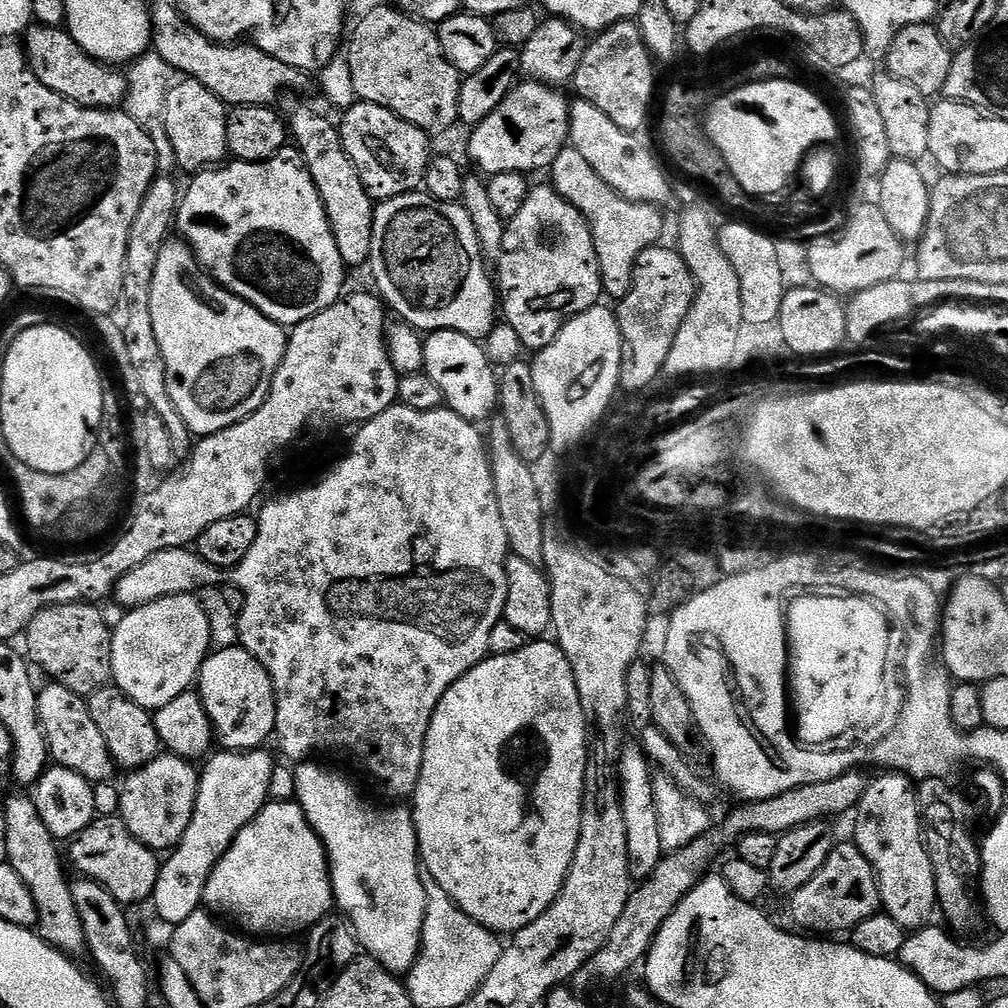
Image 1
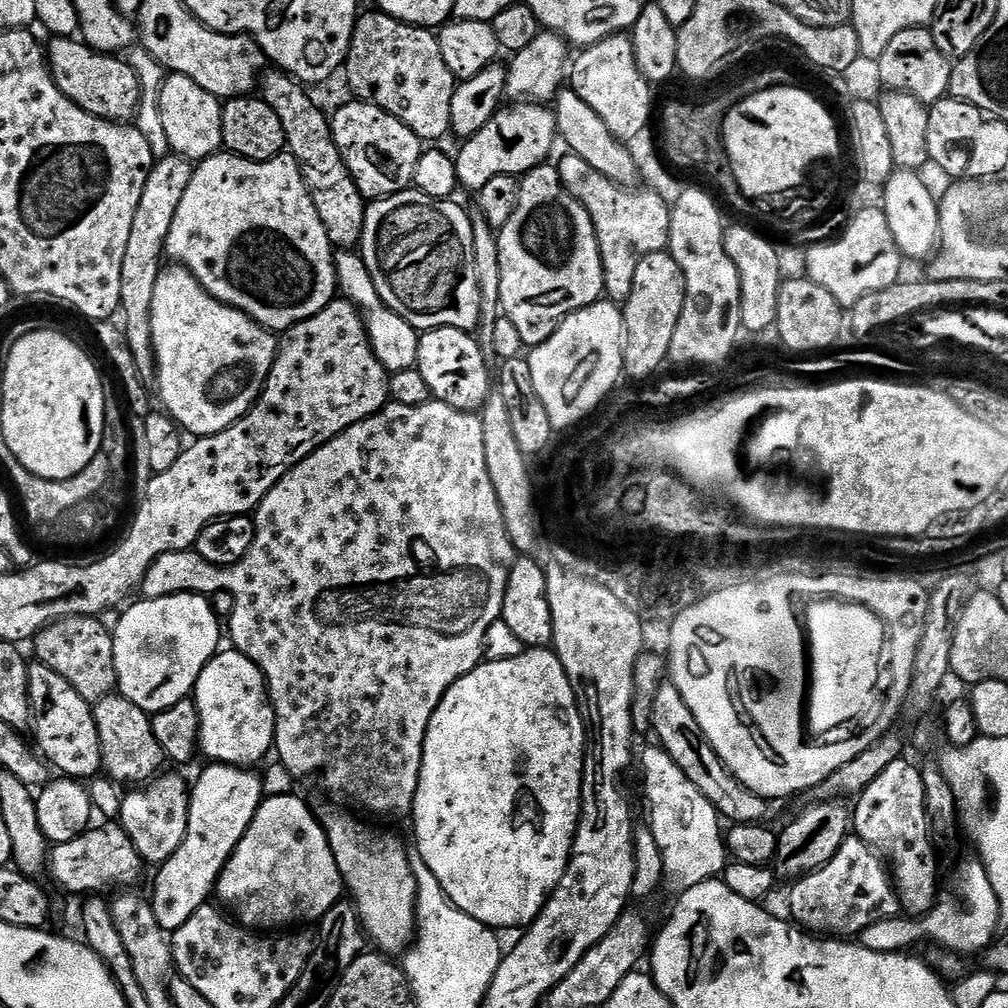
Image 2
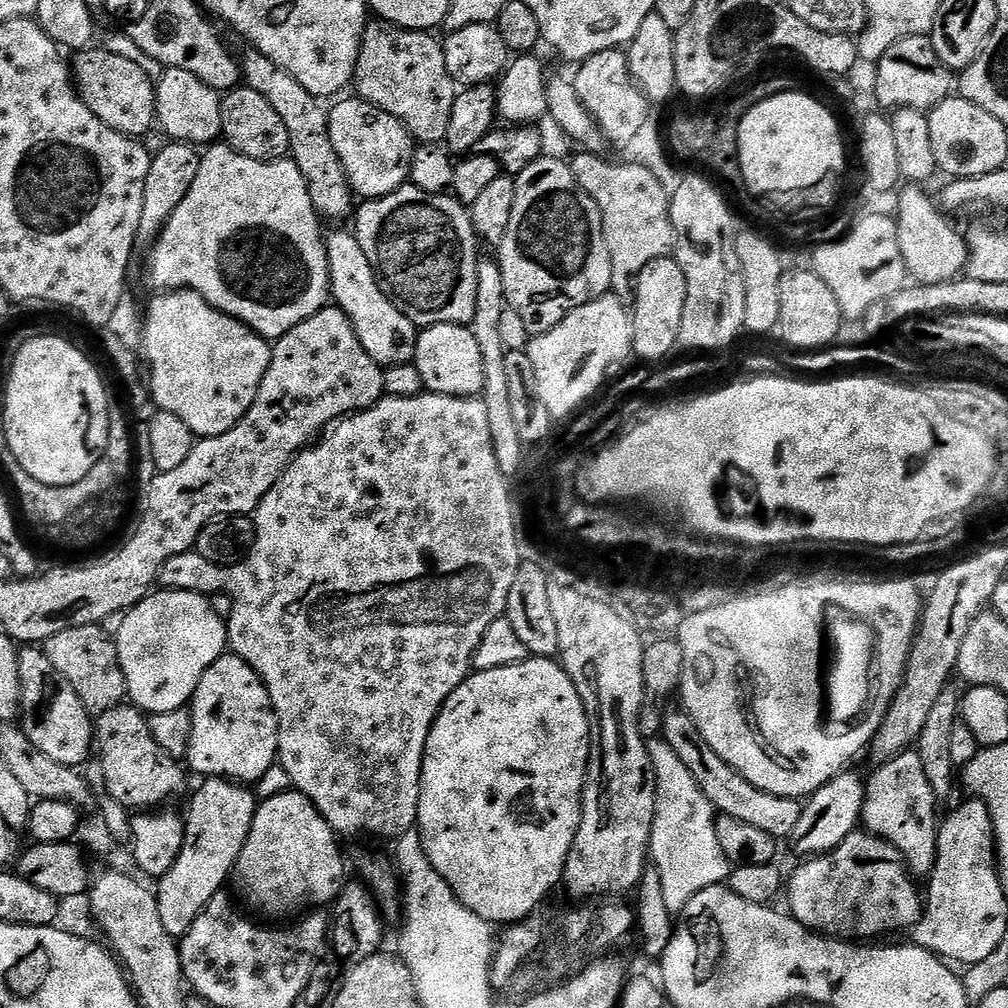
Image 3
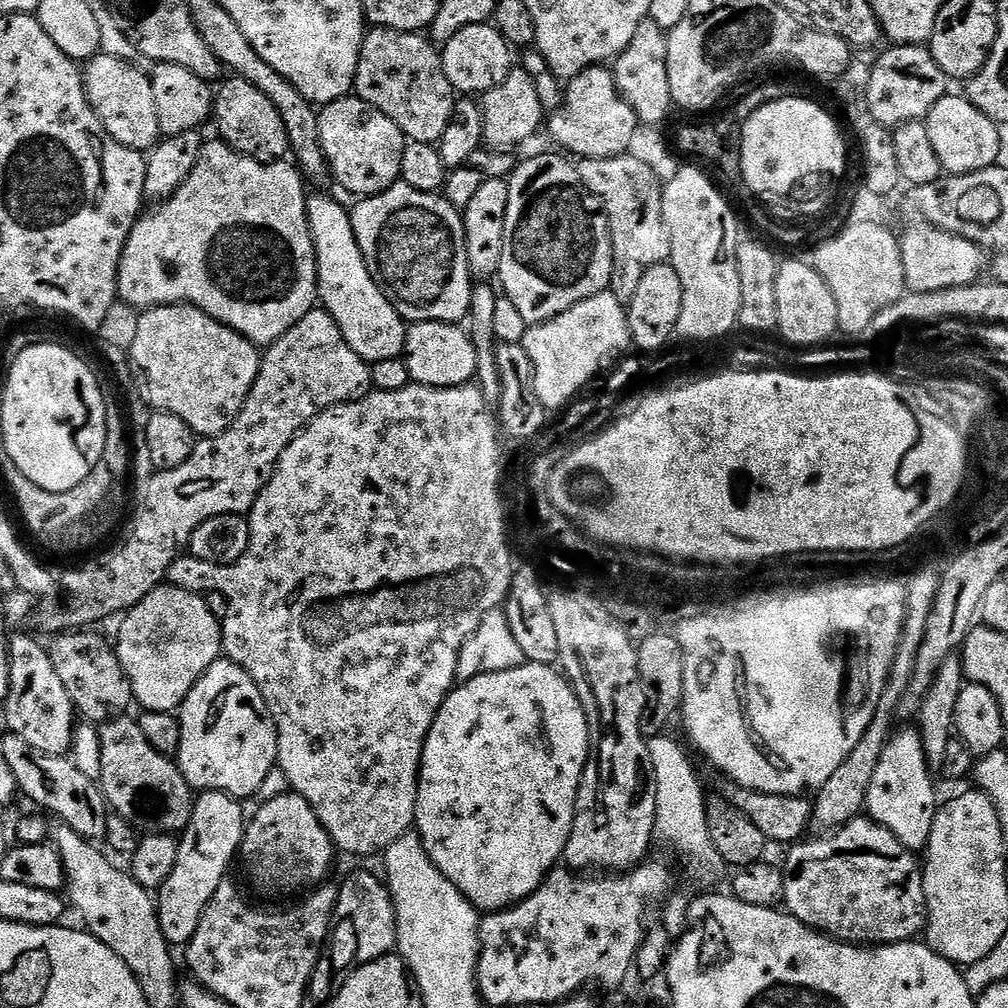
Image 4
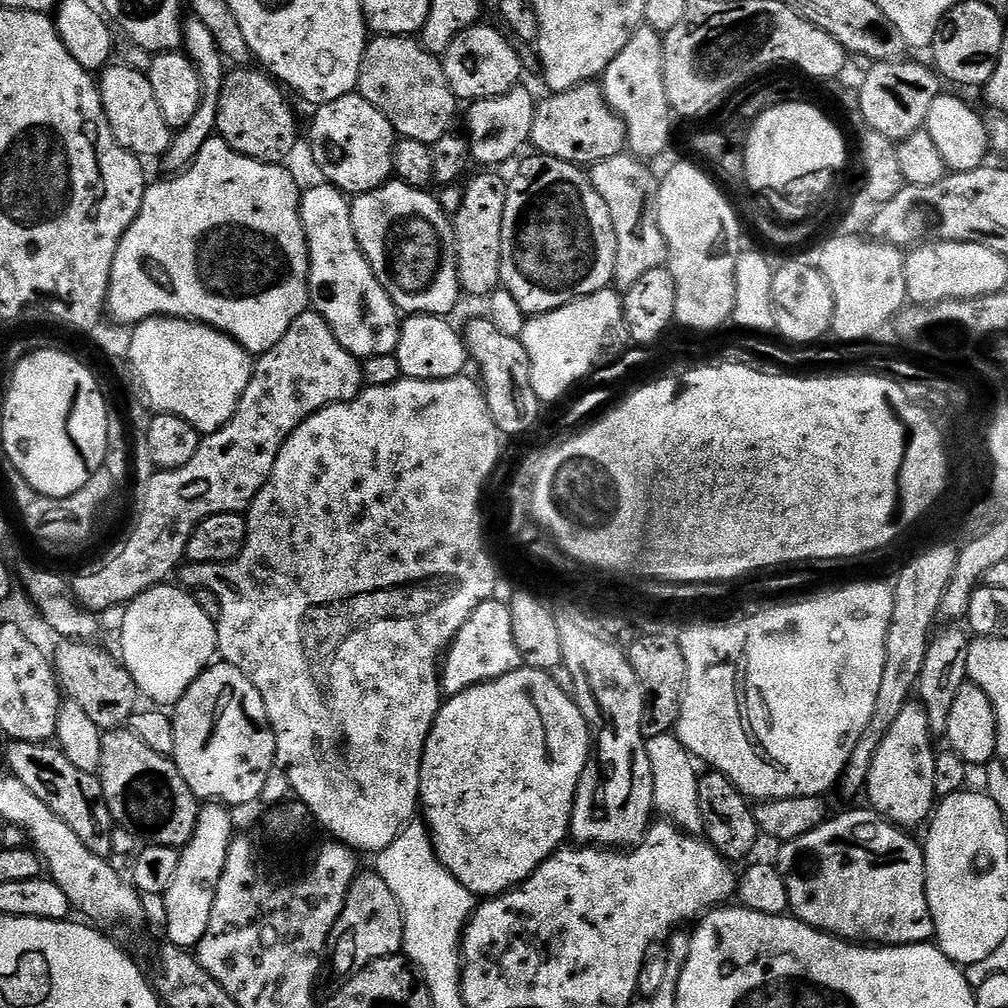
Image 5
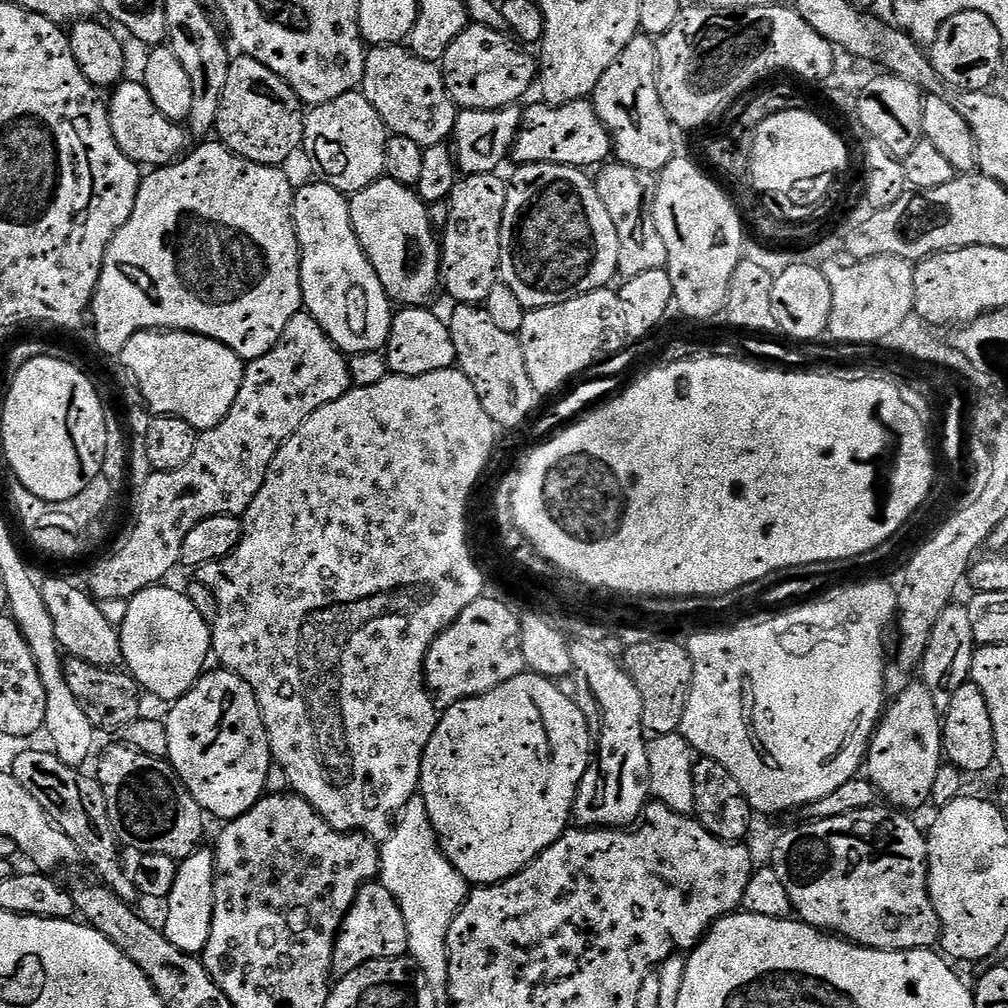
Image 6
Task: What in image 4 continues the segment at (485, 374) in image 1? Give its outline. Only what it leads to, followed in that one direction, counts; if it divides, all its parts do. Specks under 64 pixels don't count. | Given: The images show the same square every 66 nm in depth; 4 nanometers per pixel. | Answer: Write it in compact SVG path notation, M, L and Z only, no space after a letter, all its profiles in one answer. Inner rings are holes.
M416 322L409 327L404 356L415 383L428 388L457 388L475 381L476 351L471 335L462 329L460 324L442 322Z

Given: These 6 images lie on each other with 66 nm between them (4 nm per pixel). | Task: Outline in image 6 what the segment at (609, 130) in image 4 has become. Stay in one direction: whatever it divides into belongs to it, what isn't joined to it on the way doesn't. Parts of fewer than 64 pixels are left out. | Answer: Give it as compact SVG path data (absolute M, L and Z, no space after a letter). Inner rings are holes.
M588 98L566 102L562 106L537 102L528 109L525 107L520 117L516 142L510 153L517 165L557 164L585 170L603 165L612 155L612 135L598 118L596 108Z

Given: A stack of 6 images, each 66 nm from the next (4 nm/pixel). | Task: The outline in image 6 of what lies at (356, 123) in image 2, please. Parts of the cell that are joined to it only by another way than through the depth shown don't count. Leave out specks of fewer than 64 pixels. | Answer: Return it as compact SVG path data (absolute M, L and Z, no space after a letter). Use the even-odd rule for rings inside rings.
M363 91L347 92L342 98L334 98L325 104L317 104L304 117L304 142L303 151L312 155L314 163L320 167L323 179L330 186L345 194L355 194L366 186L370 186L384 176L386 166L386 142L389 138L389 130L382 122L378 110L370 106L370 102L364 97Z

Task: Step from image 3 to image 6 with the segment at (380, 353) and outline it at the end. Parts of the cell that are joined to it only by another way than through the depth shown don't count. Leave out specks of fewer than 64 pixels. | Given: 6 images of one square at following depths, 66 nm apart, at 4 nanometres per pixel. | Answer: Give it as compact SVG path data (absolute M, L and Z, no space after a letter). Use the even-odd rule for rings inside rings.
M327 182L319 183L304 184L301 188L299 185L292 197L292 221L300 247L300 281L304 308L316 319L318 326L326 330L328 337L337 344L341 352L349 357L387 349L394 315L393 301L389 300L382 282L378 282L378 274L374 274L374 266L370 266L358 242L358 234L354 234L349 197Z

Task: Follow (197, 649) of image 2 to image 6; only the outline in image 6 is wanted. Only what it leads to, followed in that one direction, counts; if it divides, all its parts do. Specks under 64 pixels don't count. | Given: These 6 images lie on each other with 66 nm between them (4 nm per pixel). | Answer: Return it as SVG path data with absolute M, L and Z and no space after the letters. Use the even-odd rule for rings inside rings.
M157 586L154 588L147 588L142 590L136 596L133 596L131 600L128 601L128 609L126 610L126 622L122 622L122 626L118 629L120 634L120 645L122 646L122 654L124 655L122 664L125 669L130 673L133 680L140 685L141 689L145 693L148 692L152 696L157 696L160 700L168 700L167 702L175 702L182 697L184 697L194 685L196 685L197 680L200 679L202 673L205 671L208 656L210 660L210 653L213 651L212 646L212 634L213 629L205 622L202 618L202 614L198 614L198 609L194 606L194 602L190 602L187 591L181 590L180 592L176 588L168 588L169 586Z

